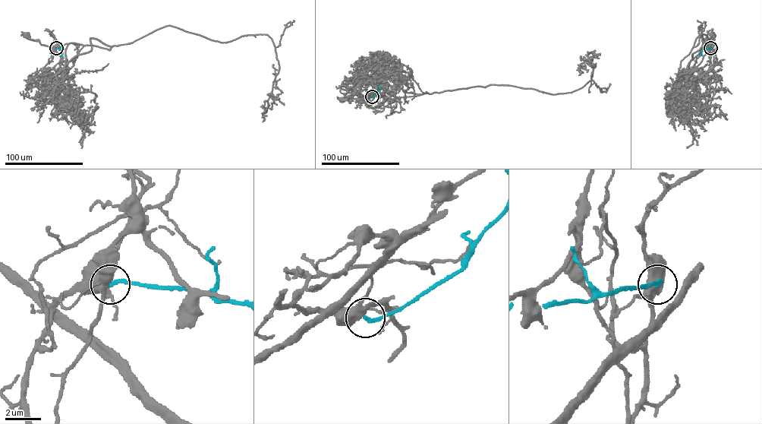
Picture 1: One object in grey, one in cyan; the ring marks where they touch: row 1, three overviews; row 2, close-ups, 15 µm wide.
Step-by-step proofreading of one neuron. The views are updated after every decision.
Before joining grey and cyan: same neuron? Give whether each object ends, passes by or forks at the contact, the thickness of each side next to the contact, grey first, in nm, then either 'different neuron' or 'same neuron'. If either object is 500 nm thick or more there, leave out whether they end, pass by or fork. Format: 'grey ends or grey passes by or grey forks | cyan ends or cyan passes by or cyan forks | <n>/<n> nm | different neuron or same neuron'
550/200 nm | different neuron

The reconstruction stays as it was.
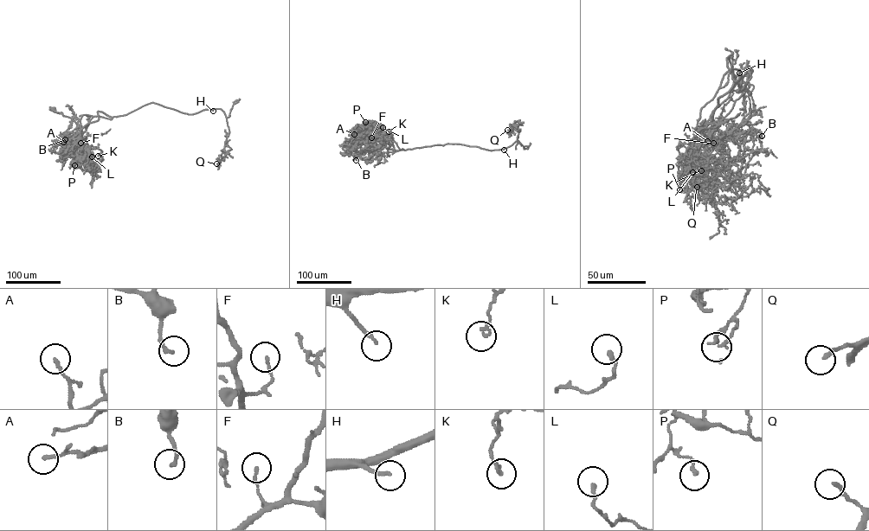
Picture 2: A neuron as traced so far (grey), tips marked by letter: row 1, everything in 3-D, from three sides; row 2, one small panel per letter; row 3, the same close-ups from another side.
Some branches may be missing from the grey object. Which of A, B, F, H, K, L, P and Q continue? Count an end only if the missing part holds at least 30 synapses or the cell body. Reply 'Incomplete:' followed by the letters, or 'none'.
Incomplete: A, H, Q

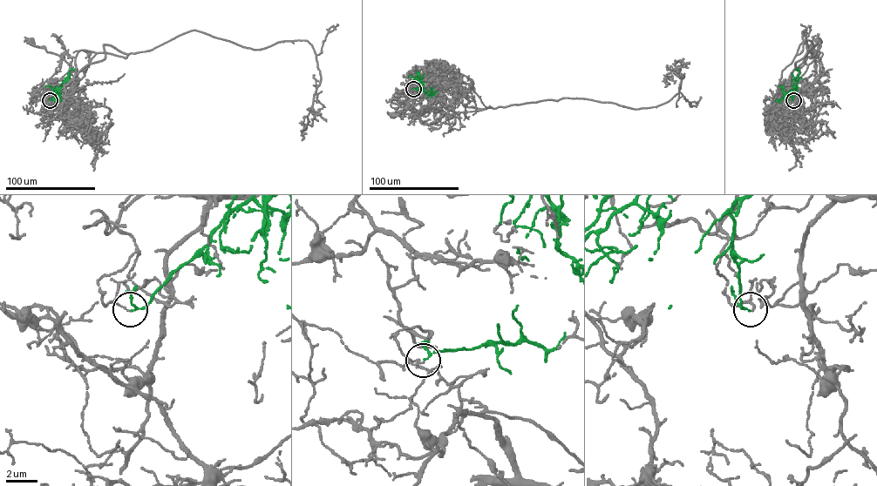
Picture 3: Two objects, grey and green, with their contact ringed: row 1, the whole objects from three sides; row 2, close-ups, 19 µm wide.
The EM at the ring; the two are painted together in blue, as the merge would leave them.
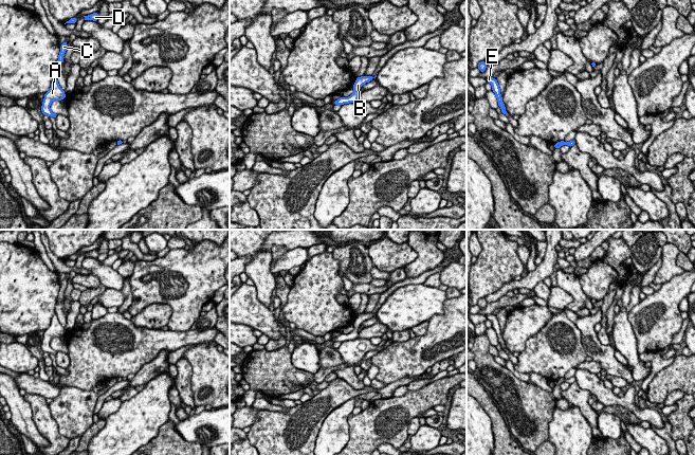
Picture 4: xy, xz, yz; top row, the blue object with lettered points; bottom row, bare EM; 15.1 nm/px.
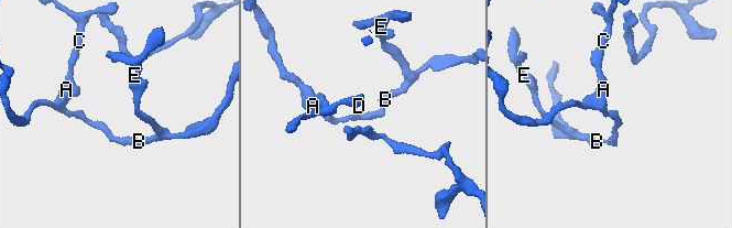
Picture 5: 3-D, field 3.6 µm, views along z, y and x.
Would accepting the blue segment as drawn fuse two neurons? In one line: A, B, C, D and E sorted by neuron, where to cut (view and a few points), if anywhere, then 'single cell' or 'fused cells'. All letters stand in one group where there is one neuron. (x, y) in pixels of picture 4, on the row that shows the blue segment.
A C D / B E | xz (354, 90), (358, 92) | fused cells

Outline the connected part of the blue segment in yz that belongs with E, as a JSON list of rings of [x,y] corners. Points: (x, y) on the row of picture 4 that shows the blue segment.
[[[488,77],[486,80],[492,85],[492,91],[495,93],[497,102],[498,102],[498,107],[501,109],[501,113],[504,113],[506,116],[509,116],[509,113],[506,111],[505,104],[502,102],[502,97],[500,94],[500,88],[499,85],[494,77]]]

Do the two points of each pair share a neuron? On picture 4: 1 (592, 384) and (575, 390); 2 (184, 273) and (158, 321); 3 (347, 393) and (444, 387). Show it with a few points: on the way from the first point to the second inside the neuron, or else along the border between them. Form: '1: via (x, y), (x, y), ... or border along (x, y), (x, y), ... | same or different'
1: border along (575, 381), (582, 388), (587, 389), (591, 394) | different
2: border along (143, 308), (152, 304), (167, 304), (172, 313) | different
3: border along (392, 396), (382, 398) | different

